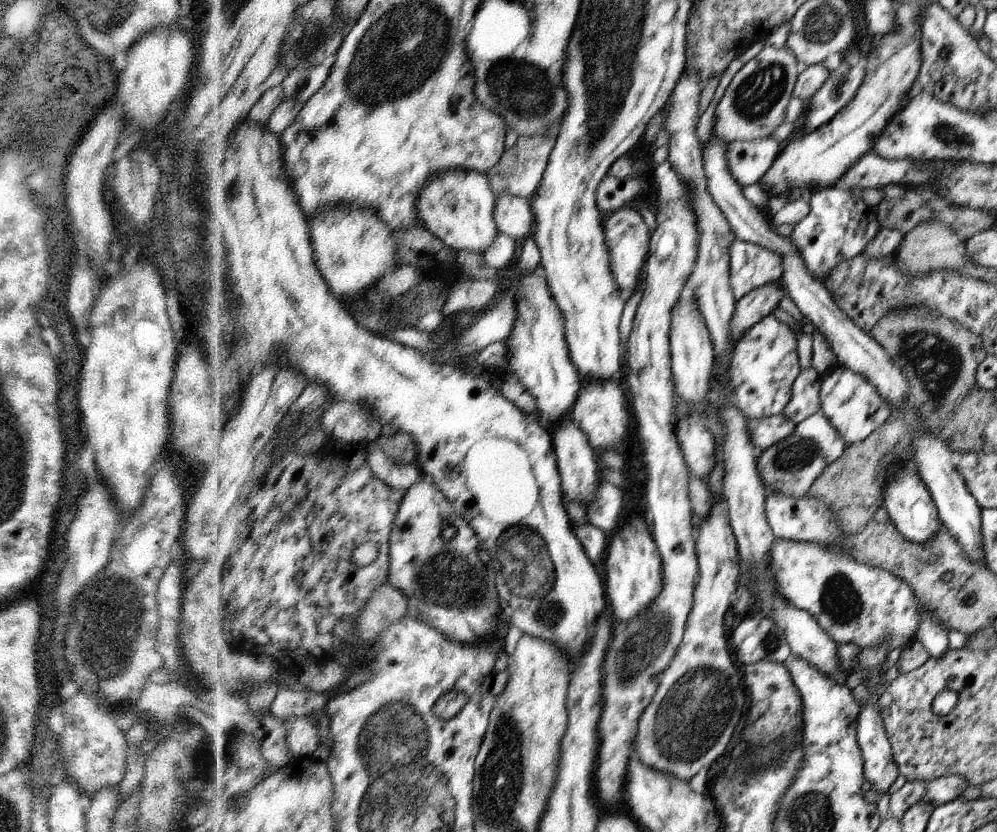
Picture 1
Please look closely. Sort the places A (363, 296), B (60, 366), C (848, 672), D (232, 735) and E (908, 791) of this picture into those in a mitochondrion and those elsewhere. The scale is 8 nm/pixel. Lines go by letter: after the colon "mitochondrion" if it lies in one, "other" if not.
A: other
B: other
C: other
D: other
E: other

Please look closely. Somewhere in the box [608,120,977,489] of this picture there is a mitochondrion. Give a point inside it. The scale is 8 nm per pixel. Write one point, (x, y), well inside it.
(933, 352)

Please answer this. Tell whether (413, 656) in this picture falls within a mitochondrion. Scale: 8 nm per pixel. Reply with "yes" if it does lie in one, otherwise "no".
no

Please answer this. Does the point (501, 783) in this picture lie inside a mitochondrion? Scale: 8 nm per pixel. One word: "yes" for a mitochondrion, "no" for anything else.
yes

